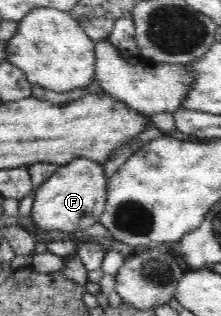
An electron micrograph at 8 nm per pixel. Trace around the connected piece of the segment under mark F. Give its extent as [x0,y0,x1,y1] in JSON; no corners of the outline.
[31,159,108,234]

